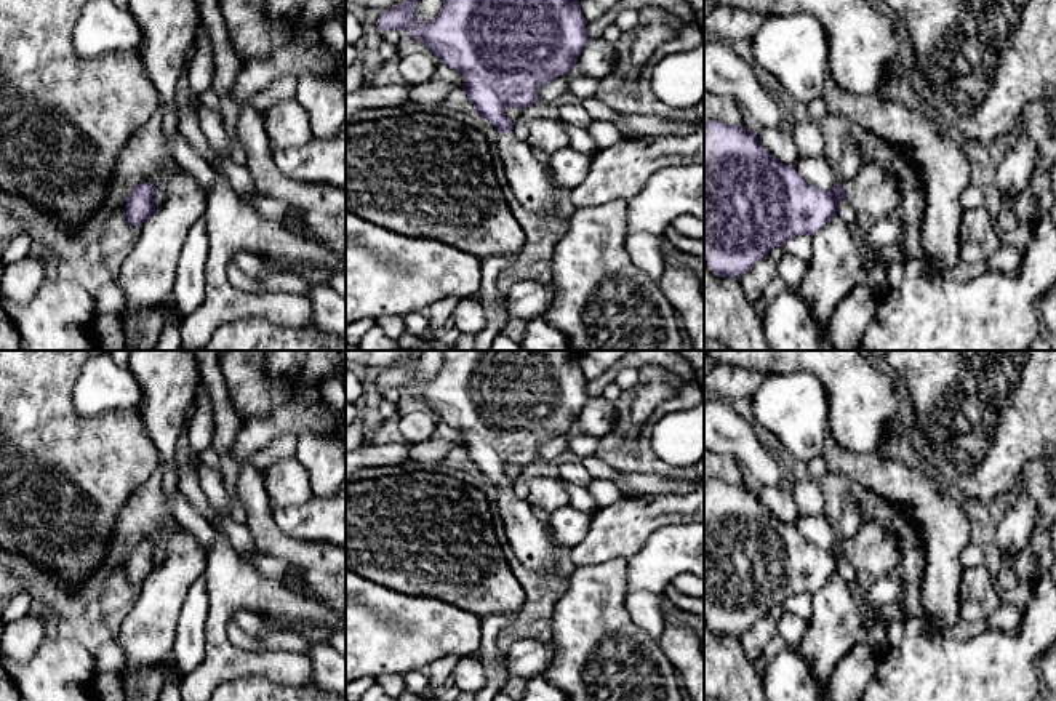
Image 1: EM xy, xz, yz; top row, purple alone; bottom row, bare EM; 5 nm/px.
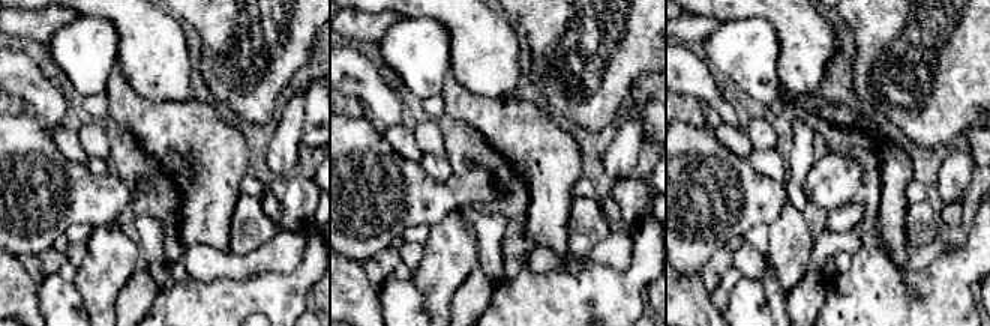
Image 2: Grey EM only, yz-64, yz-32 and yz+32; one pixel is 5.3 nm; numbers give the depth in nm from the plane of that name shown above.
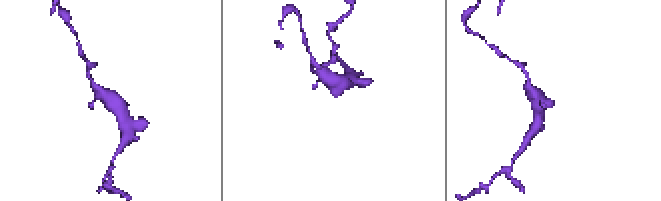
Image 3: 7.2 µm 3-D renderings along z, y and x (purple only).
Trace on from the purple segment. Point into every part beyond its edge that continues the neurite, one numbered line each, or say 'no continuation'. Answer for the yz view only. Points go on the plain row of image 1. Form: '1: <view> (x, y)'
1: yz (874, 549)

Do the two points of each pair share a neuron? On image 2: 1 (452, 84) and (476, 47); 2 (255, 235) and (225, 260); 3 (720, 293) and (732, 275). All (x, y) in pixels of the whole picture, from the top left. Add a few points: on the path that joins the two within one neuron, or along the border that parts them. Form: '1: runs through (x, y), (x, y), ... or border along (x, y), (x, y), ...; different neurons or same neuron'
1: border along (450, 68), (459, 83), (485, 98); different neurons
2: border along (267, 241), (246, 254), (233, 254), (230, 251); different neurons
3: runs through (723, 289), (728, 280); same neuron

